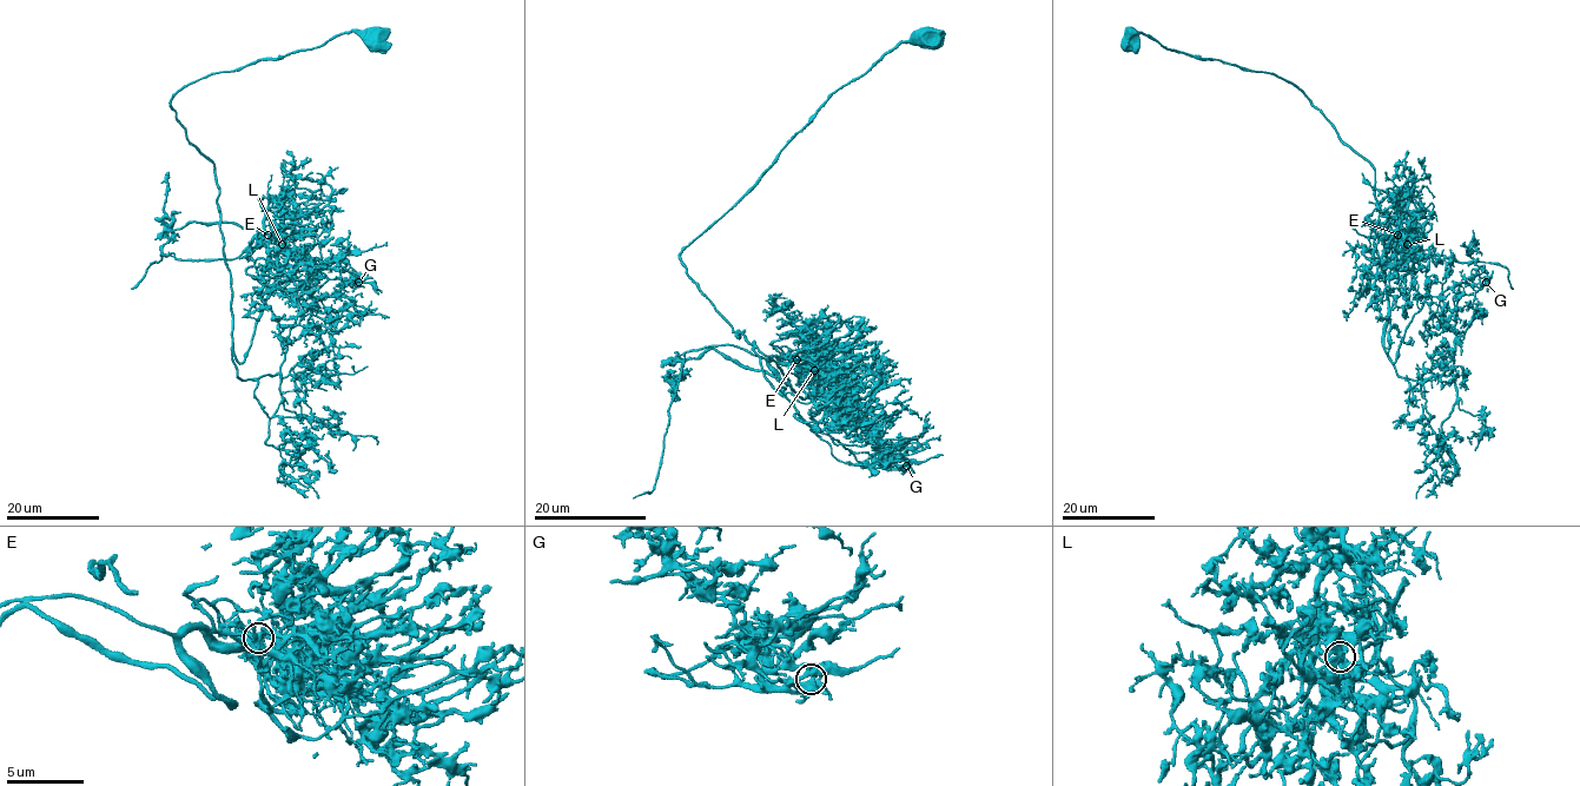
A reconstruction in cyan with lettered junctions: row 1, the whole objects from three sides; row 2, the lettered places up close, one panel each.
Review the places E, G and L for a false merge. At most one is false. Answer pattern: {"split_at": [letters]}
{"split_at": ["L"]}

